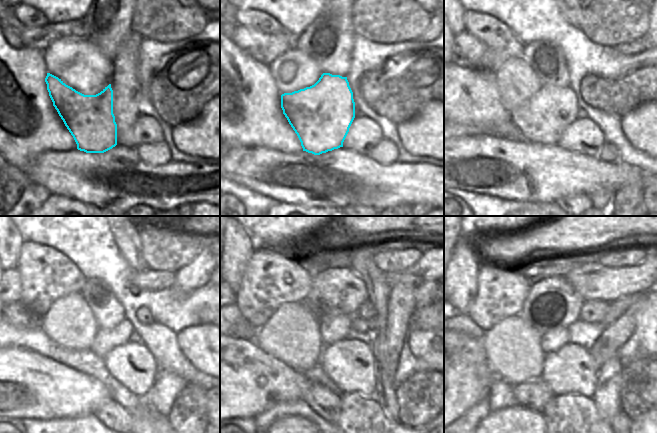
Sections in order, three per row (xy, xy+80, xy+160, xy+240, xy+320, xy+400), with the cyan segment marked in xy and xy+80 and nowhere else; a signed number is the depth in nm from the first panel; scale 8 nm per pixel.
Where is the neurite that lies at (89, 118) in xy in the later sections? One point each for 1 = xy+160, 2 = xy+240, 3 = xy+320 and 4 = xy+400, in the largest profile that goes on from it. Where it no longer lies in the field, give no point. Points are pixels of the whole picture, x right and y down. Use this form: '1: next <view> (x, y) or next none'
1: next xy+160 (542, 120)
2: next xy+240 (105, 340)
3: next xy+320 (360, 325)
4: next xy+400 (617, 309)

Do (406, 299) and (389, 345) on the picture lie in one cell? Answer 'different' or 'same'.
same

